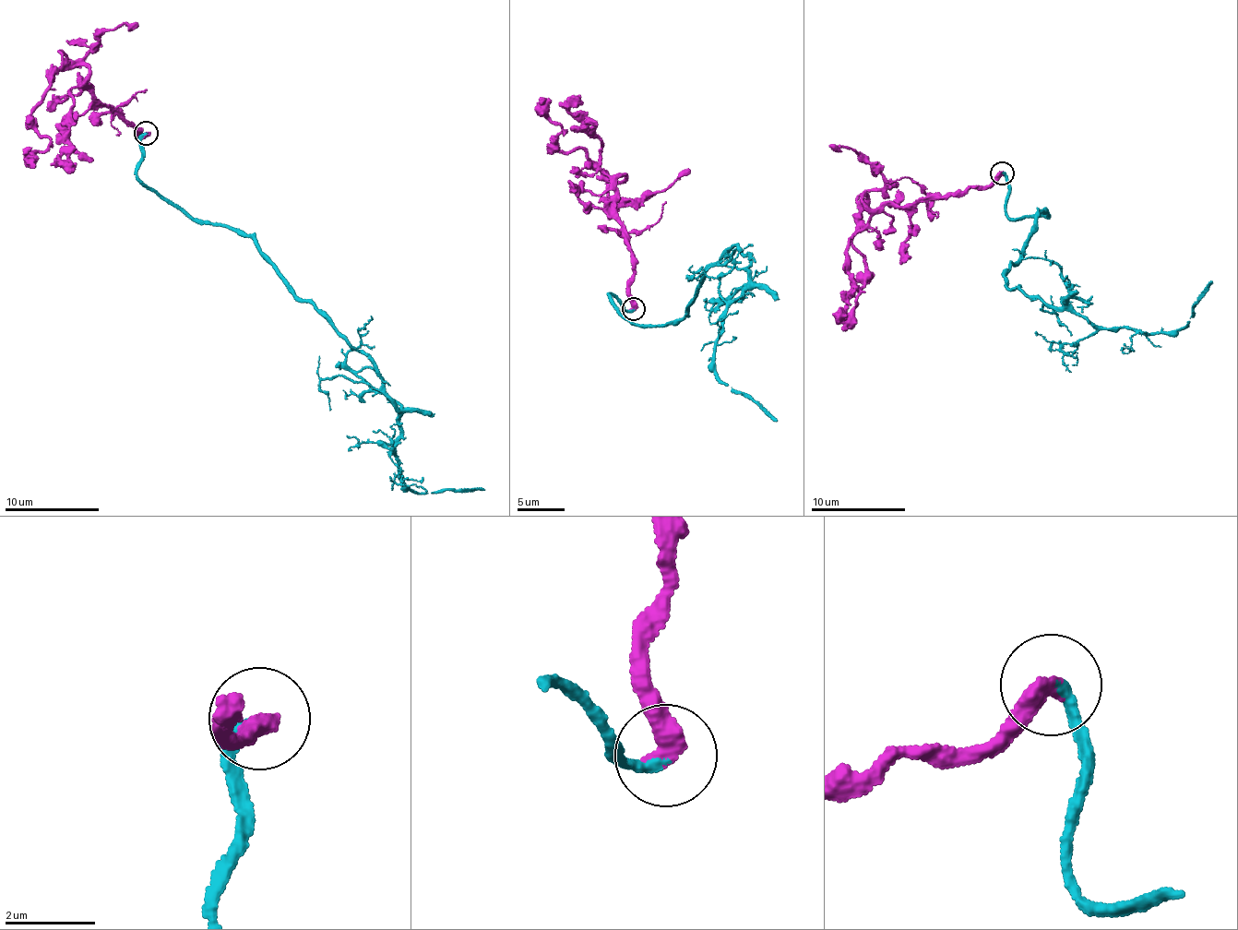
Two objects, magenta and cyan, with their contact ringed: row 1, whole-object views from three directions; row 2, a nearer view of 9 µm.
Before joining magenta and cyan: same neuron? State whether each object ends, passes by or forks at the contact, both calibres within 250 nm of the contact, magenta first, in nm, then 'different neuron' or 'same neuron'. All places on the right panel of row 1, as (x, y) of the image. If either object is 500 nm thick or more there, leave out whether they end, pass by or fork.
magenta ends there; cyan ends there; 440 nm thick on the magenta side, 220 nm on the other; same neuron

